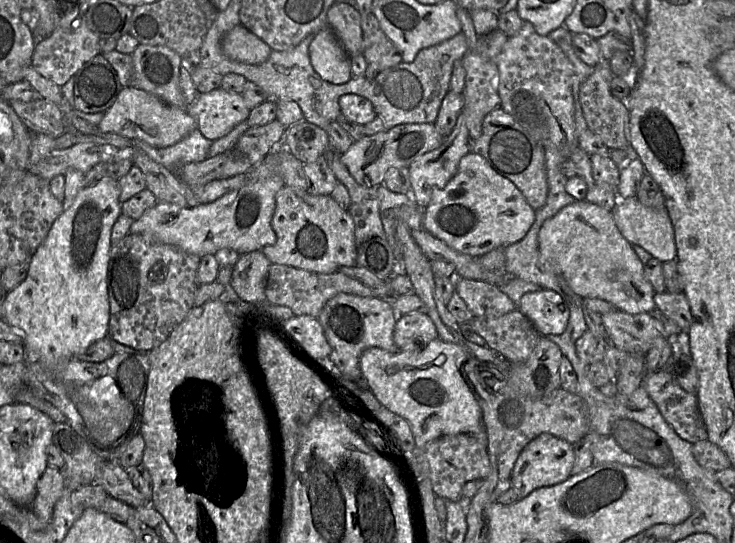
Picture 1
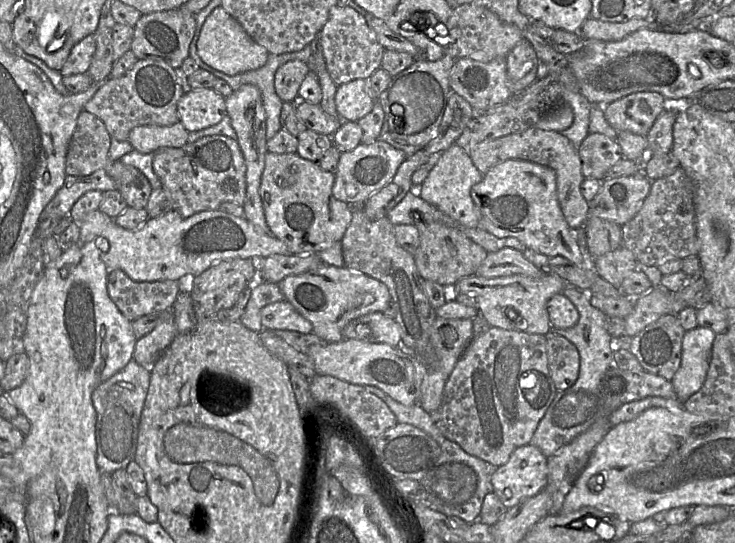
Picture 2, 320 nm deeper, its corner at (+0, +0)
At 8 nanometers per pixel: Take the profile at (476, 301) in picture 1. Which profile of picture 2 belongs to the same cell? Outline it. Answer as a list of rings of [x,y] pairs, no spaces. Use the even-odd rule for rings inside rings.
[[[414,212],[415,226],[419,231],[420,245],[413,255],[417,269],[425,280],[437,282],[443,286],[455,285],[459,280],[475,275],[488,252],[466,237],[461,231],[439,222],[425,222],[421,214]]]

